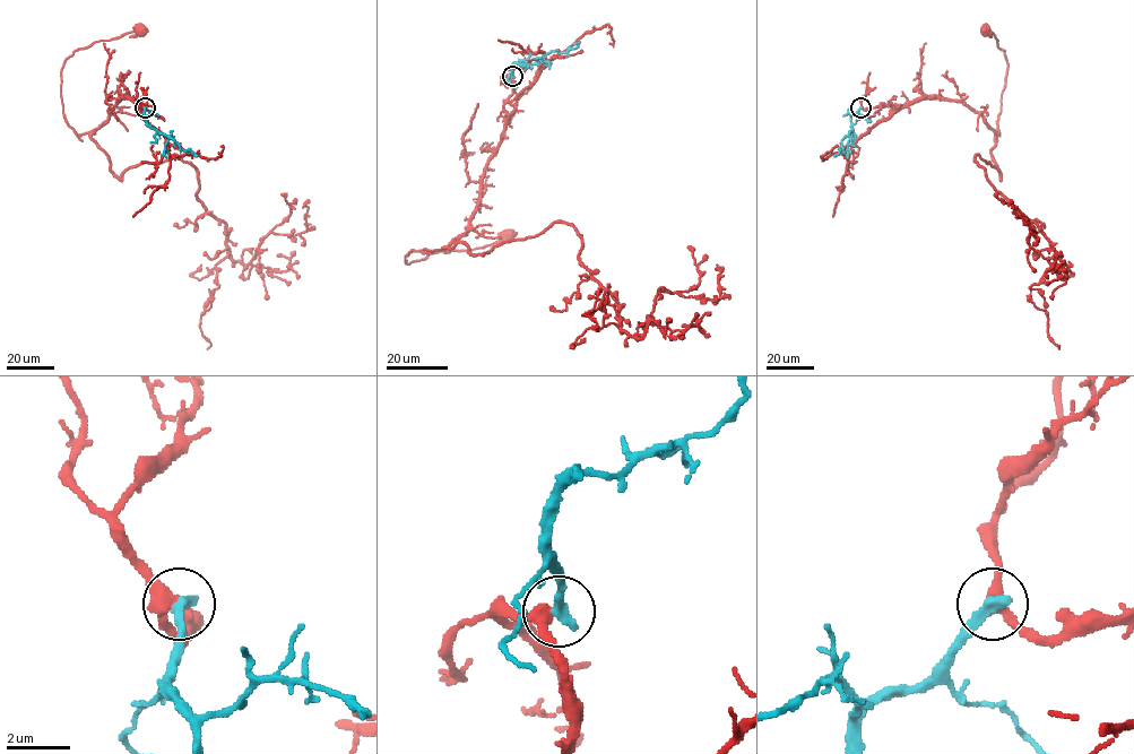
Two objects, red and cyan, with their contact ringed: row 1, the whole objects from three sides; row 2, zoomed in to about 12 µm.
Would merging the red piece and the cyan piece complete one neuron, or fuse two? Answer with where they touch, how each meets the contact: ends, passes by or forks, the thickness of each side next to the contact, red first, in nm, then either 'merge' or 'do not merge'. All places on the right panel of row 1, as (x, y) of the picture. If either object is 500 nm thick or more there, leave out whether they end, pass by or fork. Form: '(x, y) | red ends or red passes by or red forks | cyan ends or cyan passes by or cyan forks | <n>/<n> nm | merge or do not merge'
(860, 107) | red passes by | cyan ends | 400/400 nm | do not merge

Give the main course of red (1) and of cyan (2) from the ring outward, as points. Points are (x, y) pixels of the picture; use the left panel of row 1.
1: (145, 107), (121, 98), (106, 120), (77, 135), (62, 113), (62, 67), (75, 51), (140, 31)
2: (145, 107), (147, 124), (192, 154)

